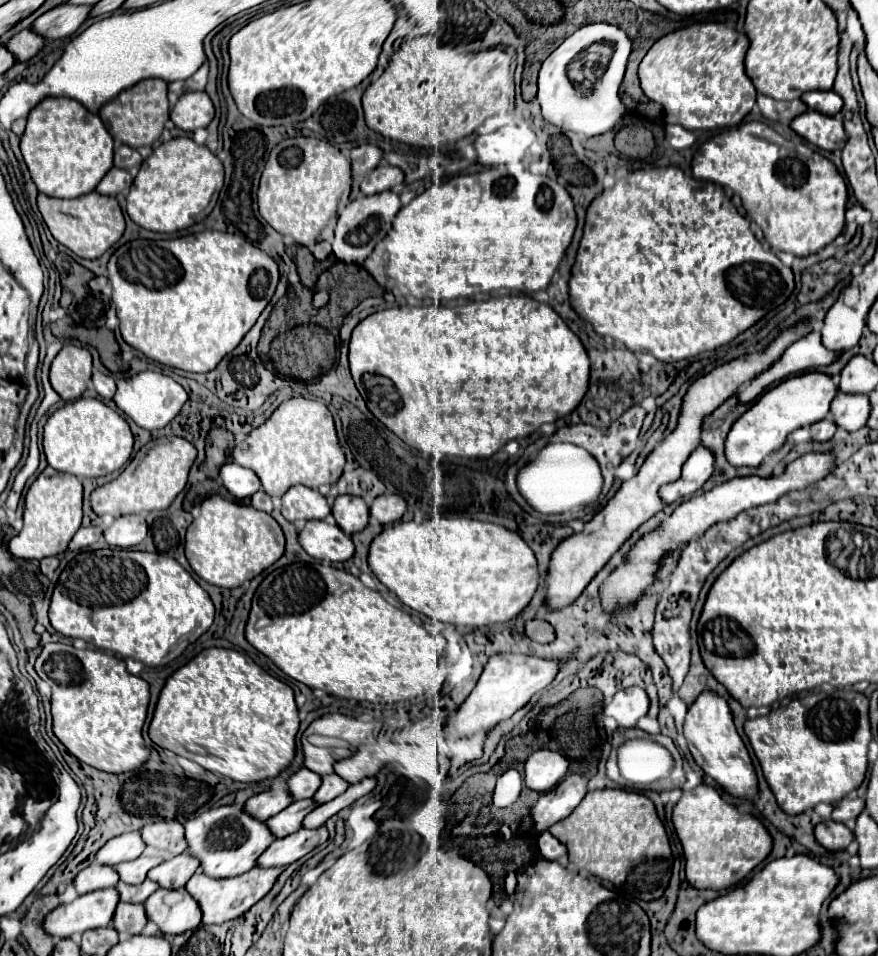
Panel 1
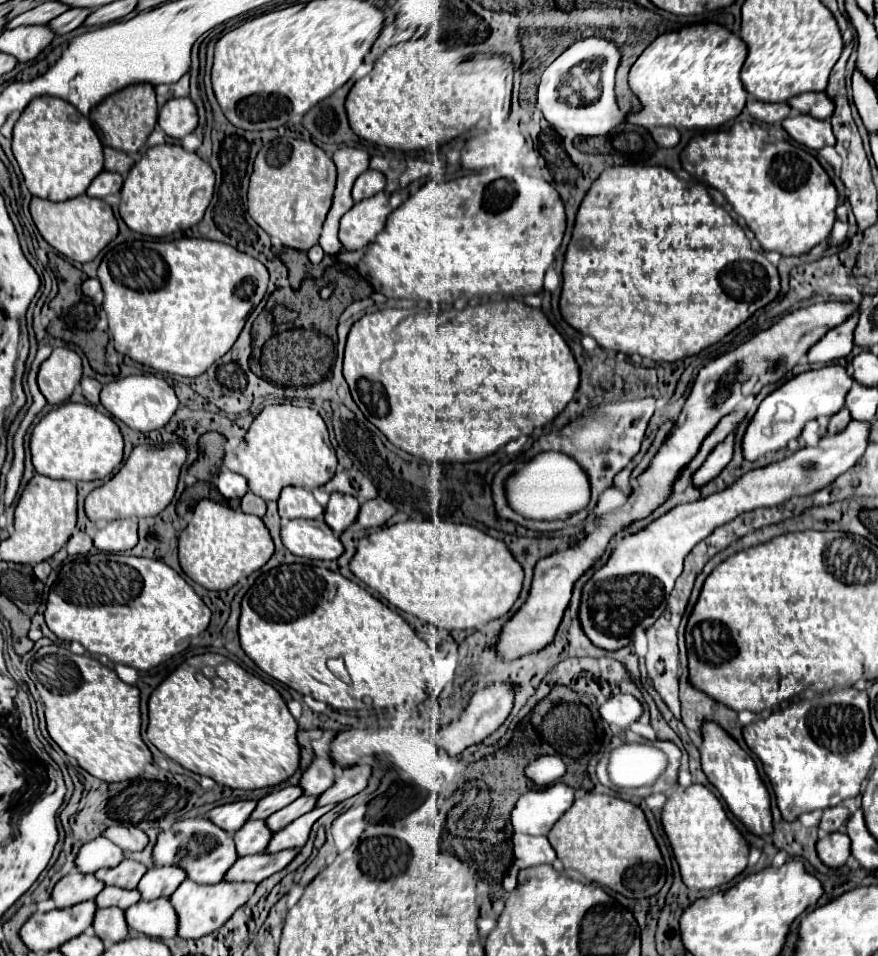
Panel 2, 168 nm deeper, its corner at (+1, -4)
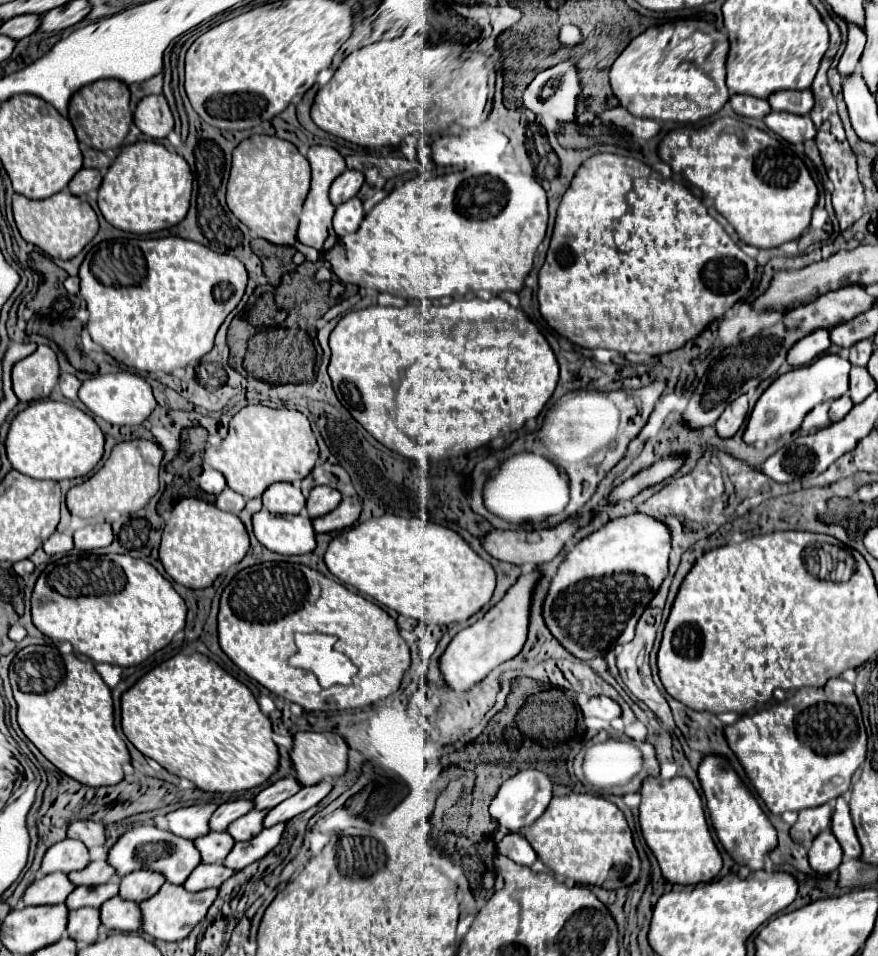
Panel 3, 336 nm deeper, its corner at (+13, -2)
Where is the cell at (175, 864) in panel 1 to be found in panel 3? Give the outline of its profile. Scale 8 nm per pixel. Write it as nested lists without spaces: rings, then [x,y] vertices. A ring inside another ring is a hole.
[[[141,869],[141,871],[129,873],[129,875],[125,875],[125,877],[121,879],[119,897],[141,903],[143,899],[153,897],[153,895],[161,889],[163,883],[165,883],[165,879],[163,879],[163,875],[159,875],[157,871]]]

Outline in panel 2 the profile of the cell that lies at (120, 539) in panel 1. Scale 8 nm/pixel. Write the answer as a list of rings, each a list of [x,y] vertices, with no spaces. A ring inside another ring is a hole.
[[[117,519],[99,529],[93,537],[93,545],[99,551],[123,553],[131,551],[137,545],[137,521],[135,519]]]

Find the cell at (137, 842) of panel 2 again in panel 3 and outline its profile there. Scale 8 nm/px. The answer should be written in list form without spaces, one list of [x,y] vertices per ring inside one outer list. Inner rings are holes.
[[[73,821],[69,825],[67,837],[83,841],[87,847],[95,847],[95,845],[105,845],[109,831],[105,829],[103,823],[97,821]]]

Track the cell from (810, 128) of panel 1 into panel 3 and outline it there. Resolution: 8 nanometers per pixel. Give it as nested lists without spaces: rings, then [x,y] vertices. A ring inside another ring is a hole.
[[[773,111],[763,119],[765,125],[789,143],[805,143],[815,137],[815,127],[807,115],[791,115],[785,111]]]

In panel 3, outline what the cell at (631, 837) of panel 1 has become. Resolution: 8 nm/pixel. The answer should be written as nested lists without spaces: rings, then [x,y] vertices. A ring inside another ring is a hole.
[[[571,793],[553,797],[547,811],[527,829],[525,839],[537,857],[553,873],[573,879],[579,885],[597,885],[603,889],[621,889],[639,881],[641,859],[633,845],[633,835],[625,815],[603,797],[589,793]]]

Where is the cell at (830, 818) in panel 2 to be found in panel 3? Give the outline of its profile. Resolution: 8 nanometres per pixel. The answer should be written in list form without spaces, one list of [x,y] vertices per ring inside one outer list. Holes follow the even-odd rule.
[[[829,801],[821,807],[815,807],[815,809],[799,811],[797,823],[791,827],[791,837],[797,843],[807,843],[807,841],[815,839],[815,835],[829,829],[833,809],[835,809],[835,801]]]

